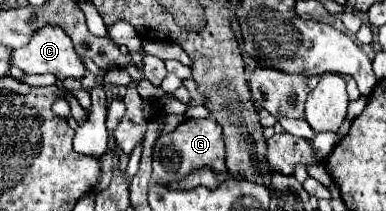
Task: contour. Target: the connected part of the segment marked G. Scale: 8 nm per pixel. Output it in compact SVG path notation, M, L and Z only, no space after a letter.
M187 119L173 133L161 137L161 151L153 145L153 181L155 183L171 183L183 179L191 169L197 167L213 167L219 173L227 173L225 167L225 145L221 125L215 119Z

